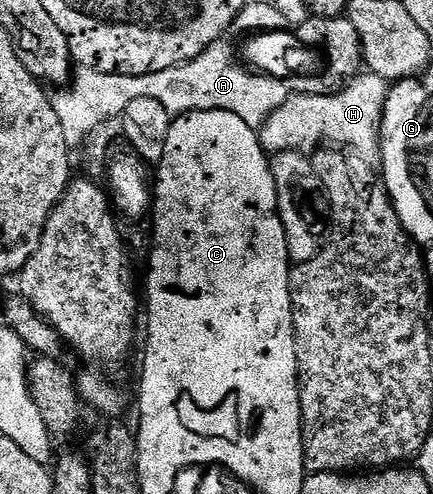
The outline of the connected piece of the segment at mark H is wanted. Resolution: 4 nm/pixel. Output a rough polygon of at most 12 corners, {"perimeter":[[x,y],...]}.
{"perimeter":[[361,73],[328,96],[293,93],[259,129],[264,150],[322,138],[382,162],[387,79]]}

